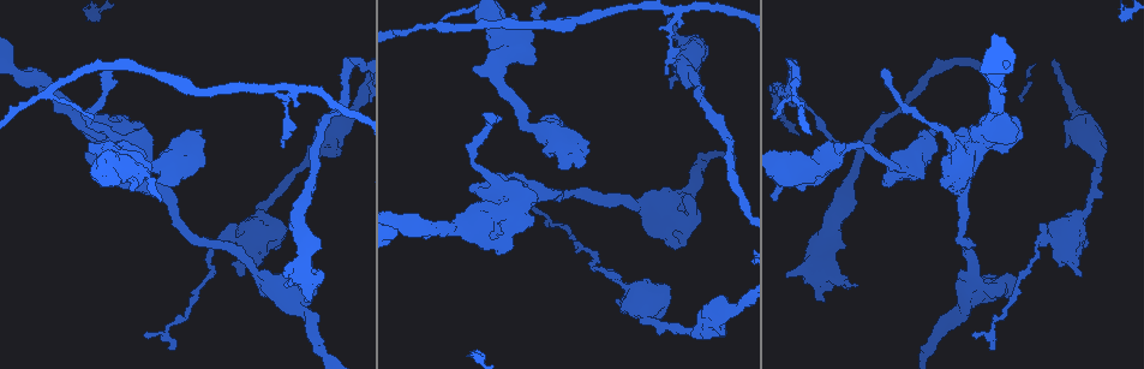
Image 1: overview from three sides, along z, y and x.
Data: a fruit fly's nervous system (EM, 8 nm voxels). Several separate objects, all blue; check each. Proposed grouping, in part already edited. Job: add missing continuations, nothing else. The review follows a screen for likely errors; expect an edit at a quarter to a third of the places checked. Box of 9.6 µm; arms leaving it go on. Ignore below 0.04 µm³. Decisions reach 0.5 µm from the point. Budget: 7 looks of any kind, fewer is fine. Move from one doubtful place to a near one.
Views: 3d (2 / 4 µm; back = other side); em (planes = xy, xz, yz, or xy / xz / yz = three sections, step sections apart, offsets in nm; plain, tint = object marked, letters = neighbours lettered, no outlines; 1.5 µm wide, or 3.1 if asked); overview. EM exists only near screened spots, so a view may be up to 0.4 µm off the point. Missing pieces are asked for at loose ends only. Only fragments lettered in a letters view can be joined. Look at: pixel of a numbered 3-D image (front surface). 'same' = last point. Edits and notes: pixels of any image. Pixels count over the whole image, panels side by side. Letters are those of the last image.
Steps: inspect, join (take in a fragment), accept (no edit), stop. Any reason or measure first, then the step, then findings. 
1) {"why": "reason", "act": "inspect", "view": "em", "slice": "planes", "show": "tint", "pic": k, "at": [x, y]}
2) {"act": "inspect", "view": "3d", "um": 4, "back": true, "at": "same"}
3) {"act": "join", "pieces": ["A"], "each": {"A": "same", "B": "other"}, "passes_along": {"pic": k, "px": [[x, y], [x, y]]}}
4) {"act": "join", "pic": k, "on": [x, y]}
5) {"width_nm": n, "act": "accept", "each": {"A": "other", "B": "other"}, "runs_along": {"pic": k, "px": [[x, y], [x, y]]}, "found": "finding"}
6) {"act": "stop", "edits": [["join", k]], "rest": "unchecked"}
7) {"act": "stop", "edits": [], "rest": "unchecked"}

{"why": "branch stops here", "act": "inspect", "view": "em", "slice": "planes", "show": "letters", "pic": 1, "at": [937, 149]}

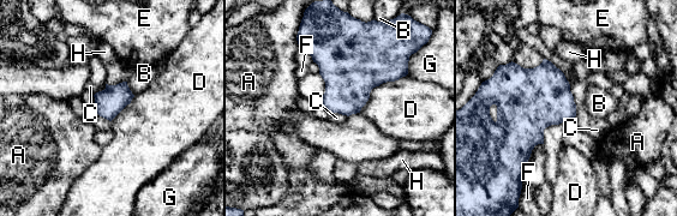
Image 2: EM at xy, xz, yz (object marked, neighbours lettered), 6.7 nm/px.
{"act": "accept", "each": {"A": "other", "B": "other", "C": "other", "D": "other", "E": "other", "F": "other", "G": "other", "H": "other"}, "border": {"pic": 2, "px": [[569, 84], [575, 104], [575, 116]]}, "found": "none of them fits"}

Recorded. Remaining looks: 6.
{"why": "branch stops here", "act": "inspect", "view": "3d", "um": 4, "pic": 1, "at": [308, 302]}

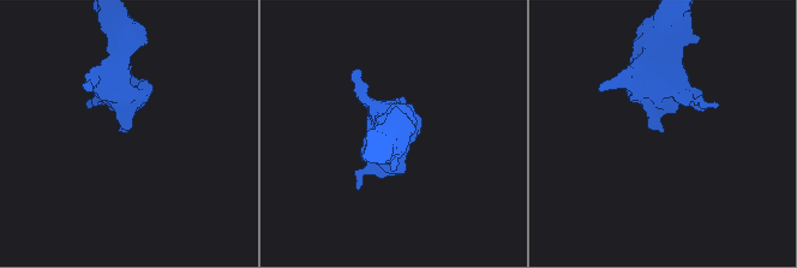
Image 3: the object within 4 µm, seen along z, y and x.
{"why": "now the EM", "act": "inspect", "view": "em", "slice": "planes", "show": "letters", "pic": 3, "at": [664, 131]}

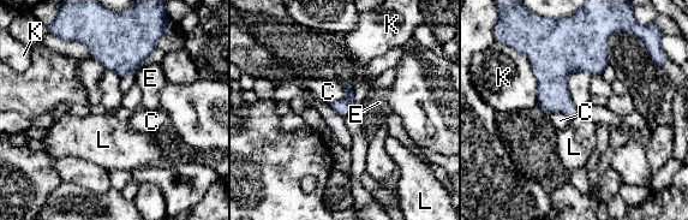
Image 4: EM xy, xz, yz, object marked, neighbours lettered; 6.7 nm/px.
{"act": "accept", "each": {"C": "other", "E": "other", "K": "other", "L": "other"}, "found": "no lettered fragment goes on from it"}

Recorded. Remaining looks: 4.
{"why": "thin end", "act": "inspect", "view": "3d", "um": 2, "pic": 1, "at": [282, 147]}

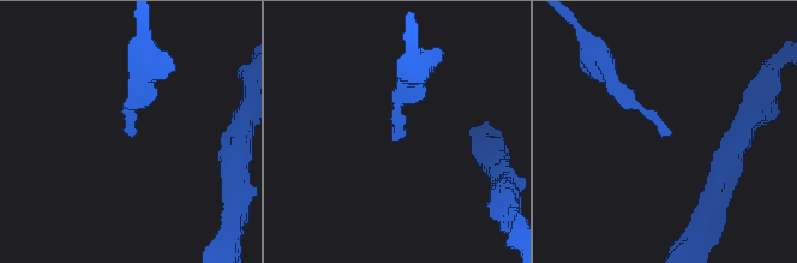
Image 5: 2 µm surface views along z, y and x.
{"act": "inspect", "view": "em", "slice": "xy", "step": 4, "show": "tint", "pic": 5, "at": [128, 135]}

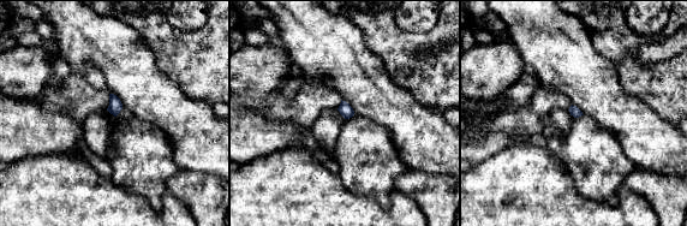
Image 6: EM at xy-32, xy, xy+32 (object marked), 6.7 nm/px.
{"why": "cut it another way", "act": "inspect", "view": "em", "slice": "planes", "show": "letters", "at": "same"}

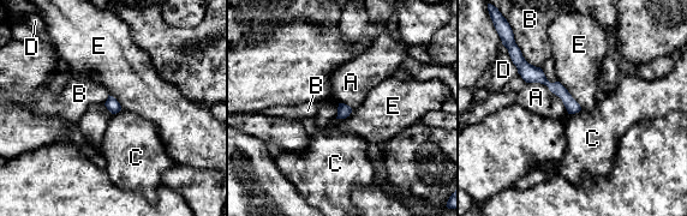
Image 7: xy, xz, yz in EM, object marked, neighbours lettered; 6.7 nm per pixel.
{"act": "accept", "each": {"A": "other", "B": "other", "C": "other", "D": "other", "E": "other"}, "runs_along": {"pic": 7, "px": [[519, 64], [556, 88], [577, 108]]}, "found": "none of them fits"}

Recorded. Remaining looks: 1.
{"act": "stop", "edits": [], "rest": "unchecked"}

